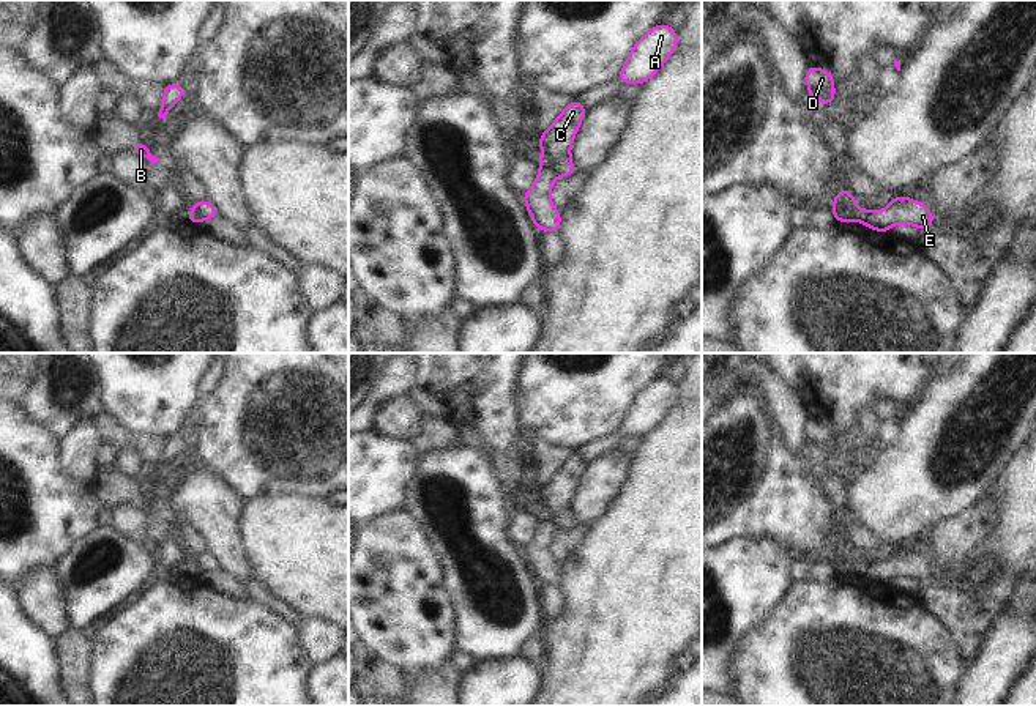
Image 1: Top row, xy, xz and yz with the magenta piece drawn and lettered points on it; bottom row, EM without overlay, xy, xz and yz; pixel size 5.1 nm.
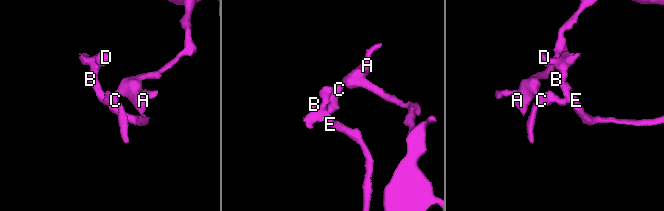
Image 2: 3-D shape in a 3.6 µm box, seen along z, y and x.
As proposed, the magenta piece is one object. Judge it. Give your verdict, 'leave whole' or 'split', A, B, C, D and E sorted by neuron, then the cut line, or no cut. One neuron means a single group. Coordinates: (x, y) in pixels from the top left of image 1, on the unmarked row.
split; groups A C / B D E; cut xz (543, 511), (557, 527)

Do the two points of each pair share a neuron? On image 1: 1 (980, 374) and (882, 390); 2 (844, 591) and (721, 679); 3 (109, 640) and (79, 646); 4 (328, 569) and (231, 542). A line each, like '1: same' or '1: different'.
1: different
2: different
3: different
4: different

